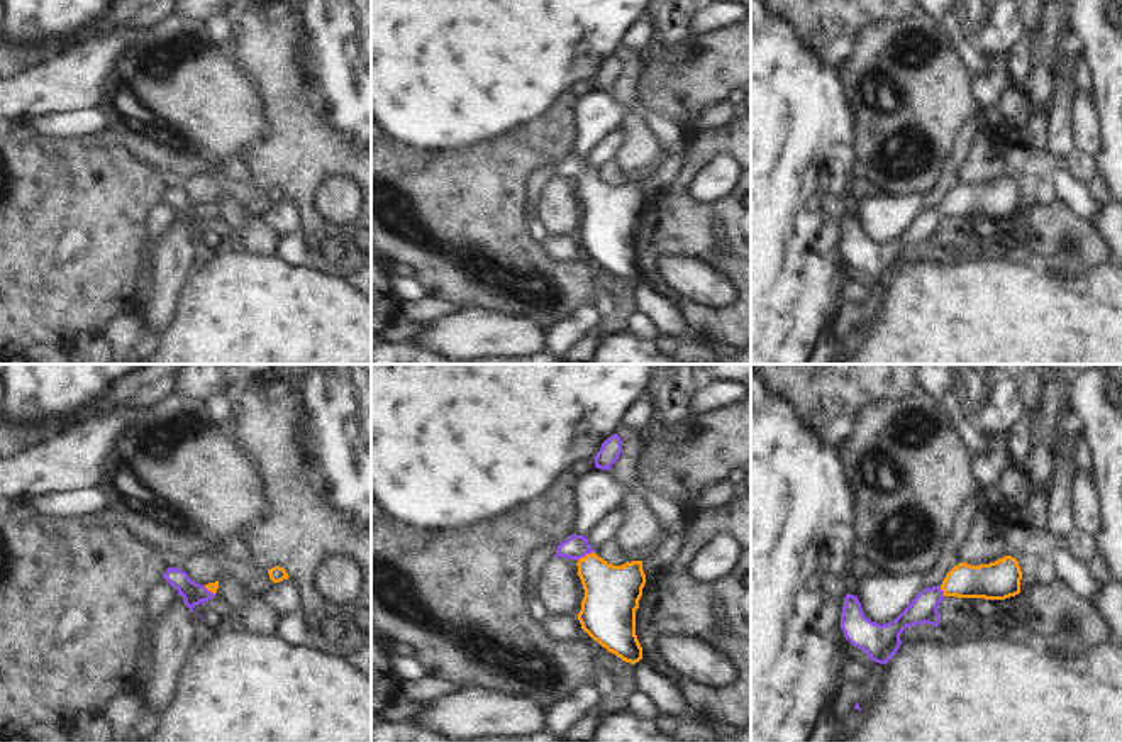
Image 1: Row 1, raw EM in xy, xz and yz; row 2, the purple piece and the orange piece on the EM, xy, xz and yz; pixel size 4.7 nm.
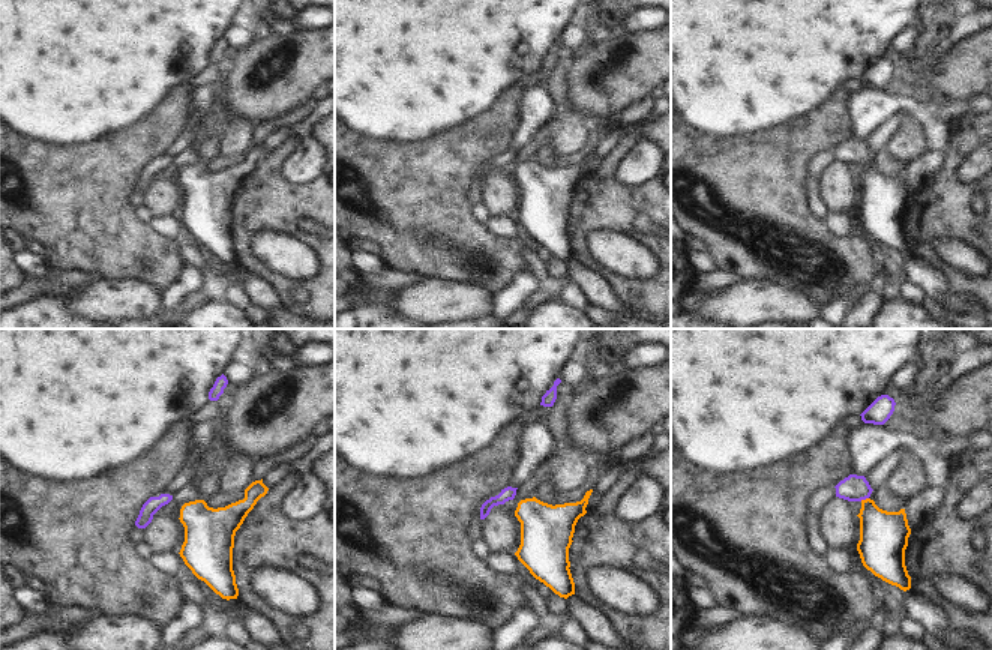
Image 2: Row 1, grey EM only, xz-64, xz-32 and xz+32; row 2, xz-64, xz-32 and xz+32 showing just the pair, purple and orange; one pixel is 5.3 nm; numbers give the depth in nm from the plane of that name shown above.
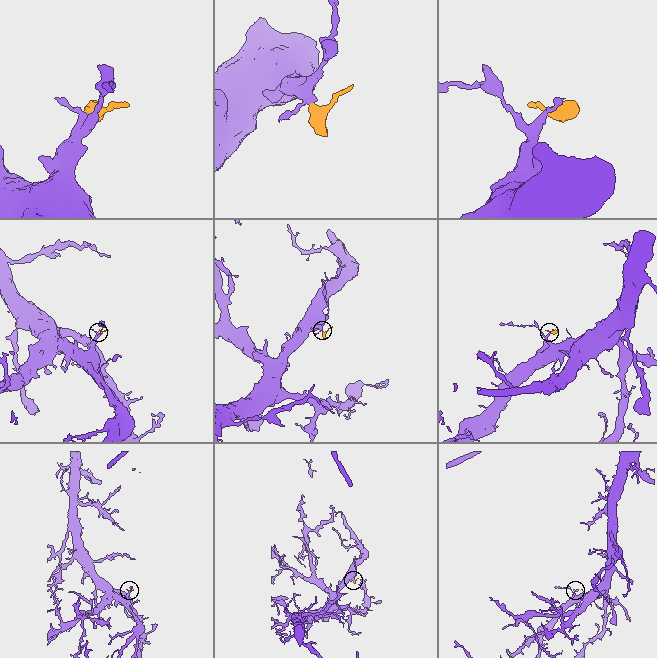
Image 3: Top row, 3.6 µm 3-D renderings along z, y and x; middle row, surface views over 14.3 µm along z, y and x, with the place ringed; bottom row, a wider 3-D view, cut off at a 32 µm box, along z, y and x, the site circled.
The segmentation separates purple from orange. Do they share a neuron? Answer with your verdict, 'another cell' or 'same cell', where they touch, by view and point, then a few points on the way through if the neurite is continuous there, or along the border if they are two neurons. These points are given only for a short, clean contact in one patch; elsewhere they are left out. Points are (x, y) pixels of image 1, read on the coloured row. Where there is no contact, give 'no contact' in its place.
same cell; meets purple in xz at (583, 556); runs through xz (575, 548), (583, 556), (612, 593)

